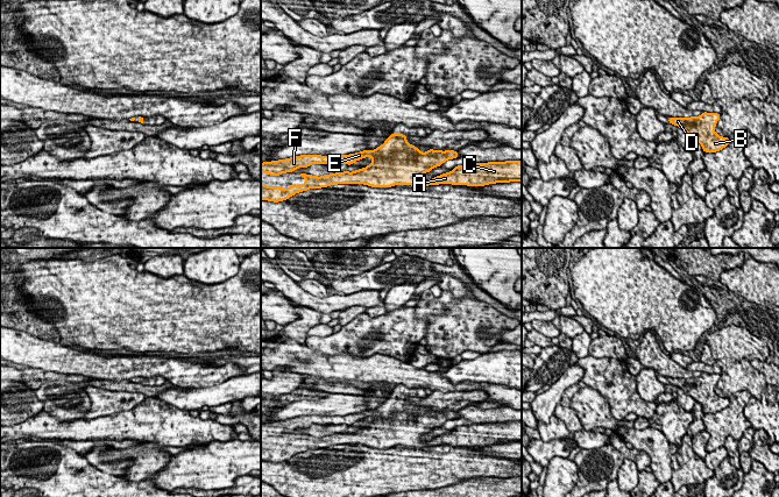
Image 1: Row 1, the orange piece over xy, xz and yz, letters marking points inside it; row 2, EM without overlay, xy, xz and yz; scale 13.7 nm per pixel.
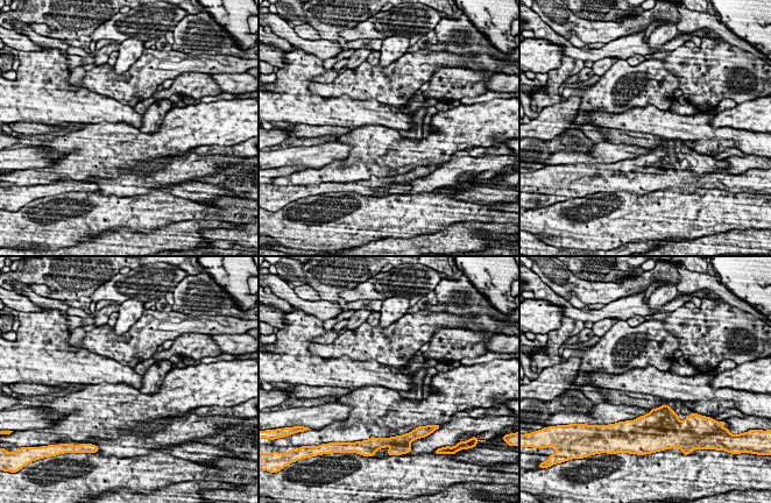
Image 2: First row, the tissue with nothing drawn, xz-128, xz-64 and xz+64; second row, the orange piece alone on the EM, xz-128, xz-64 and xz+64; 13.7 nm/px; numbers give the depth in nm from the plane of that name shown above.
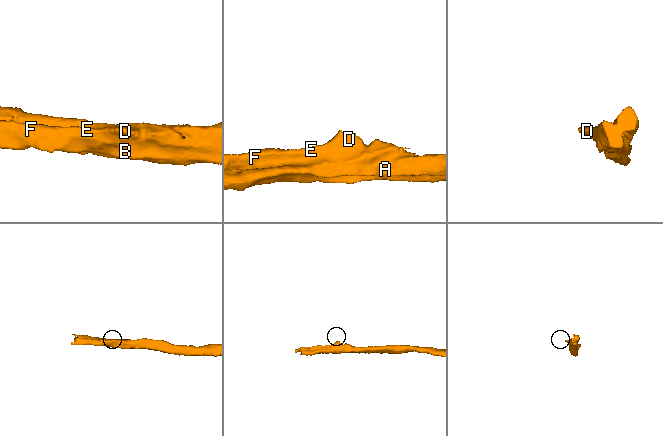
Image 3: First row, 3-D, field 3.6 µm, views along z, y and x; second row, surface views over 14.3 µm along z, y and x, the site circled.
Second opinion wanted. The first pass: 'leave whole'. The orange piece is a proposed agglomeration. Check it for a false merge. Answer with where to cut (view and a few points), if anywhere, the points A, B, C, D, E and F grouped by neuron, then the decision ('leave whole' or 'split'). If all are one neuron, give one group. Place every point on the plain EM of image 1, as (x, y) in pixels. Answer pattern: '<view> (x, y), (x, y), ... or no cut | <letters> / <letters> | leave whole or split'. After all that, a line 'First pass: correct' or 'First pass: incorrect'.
no cut | A B C D E F | leave whole
First pass: correct

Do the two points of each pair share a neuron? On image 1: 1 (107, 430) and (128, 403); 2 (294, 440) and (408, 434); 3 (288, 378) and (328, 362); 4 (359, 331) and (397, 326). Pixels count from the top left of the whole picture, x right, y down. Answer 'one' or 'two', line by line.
1: two
2: one
3: two
4: one

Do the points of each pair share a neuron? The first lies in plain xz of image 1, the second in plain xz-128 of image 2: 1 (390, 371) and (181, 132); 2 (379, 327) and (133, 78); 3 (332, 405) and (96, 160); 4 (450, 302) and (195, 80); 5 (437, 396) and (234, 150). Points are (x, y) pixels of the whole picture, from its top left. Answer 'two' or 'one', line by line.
1: two
2: one
3: two
4: one
5: two

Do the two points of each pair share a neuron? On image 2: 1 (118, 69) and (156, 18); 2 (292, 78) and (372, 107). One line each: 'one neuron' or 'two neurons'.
1: two neurons
2: one neuron

